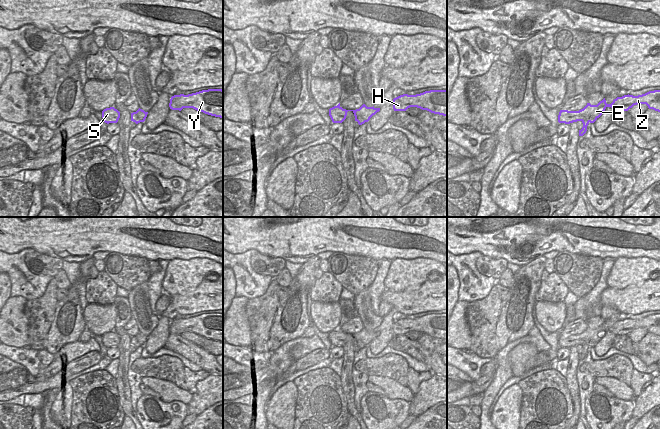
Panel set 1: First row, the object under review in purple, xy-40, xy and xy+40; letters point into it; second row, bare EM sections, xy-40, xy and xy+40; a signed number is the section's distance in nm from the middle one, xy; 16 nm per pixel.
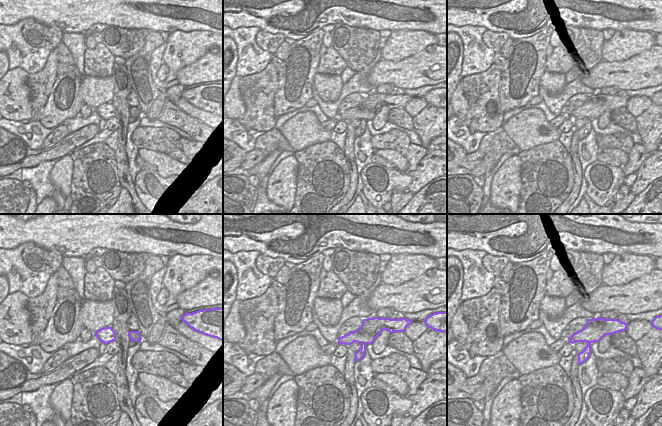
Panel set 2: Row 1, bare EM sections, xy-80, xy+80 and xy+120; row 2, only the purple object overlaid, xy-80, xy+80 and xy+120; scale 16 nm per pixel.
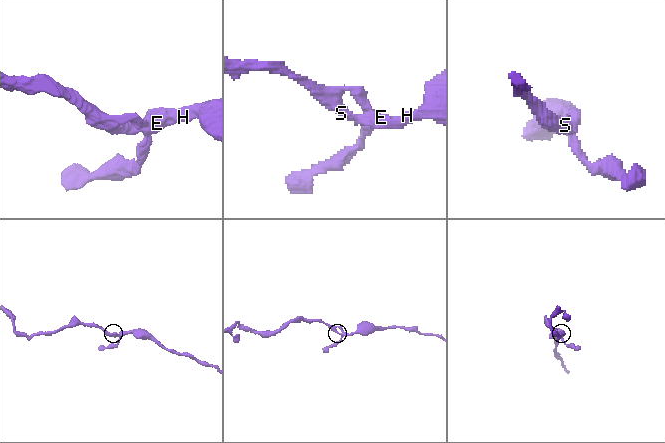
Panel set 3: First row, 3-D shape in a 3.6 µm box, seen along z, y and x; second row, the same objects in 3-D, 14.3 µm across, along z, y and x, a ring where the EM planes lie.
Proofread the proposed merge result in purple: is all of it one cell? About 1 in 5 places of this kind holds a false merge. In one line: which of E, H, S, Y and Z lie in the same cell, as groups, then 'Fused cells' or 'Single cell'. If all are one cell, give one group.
Groups: E H S Y Z. Single cell

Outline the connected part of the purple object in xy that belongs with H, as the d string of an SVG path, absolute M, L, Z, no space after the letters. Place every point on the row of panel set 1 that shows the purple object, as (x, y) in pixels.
M430 90L416 95L403 94L393 99L394 111L417 107L447 117L447 90Z

